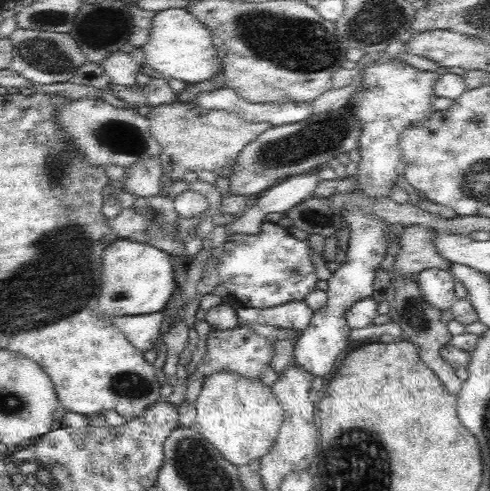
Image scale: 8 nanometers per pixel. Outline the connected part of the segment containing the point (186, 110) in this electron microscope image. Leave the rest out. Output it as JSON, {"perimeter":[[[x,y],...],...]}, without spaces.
{"perimeter":[[[193,102],[164,104],[146,111],[152,138],[161,146],[159,154],[164,174],[170,180],[181,181],[186,172],[213,171],[216,177],[230,173],[240,151],[261,132],[271,127],[271,121],[253,123],[228,111],[208,110]]]}

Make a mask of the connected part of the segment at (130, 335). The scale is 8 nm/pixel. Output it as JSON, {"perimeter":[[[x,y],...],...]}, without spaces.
{"perimeter":[[[164,311],[136,316],[114,316],[112,322],[125,335],[132,347],[145,353],[157,348],[161,342]]]}

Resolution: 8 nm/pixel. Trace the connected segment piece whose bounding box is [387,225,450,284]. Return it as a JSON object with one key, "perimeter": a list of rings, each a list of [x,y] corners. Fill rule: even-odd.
{"perimeter":[[[418,225],[408,226],[400,234],[400,250],[392,270],[387,272],[393,284],[402,276],[418,274],[428,268],[450,268],[450,262],[442,259],[432,248],[434,234],[434,230]]]}

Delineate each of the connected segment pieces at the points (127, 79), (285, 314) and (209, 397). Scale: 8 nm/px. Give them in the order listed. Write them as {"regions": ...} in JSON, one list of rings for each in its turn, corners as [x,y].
{"regions":[[[[128,49],[116,50],[112,54],[108,54],[101,62],[111,84],[116,84],[128,88],[136,86],[136,74],[138,74],[139,66],[132,59]]],[[[294,301],[264,310],[241,306],[236,312],[240,322],[244,324],[264,324],[264,326],[295,328],[302,331],[310,324],[313,317],[313,310],[310,310],[304,301]]],[[[217,370],[205,377],[195,409],[195,429],[237,467],[259,460],[272,448],[283,416],[282,407],[269,386],[255,377],[227,370]]]]}

